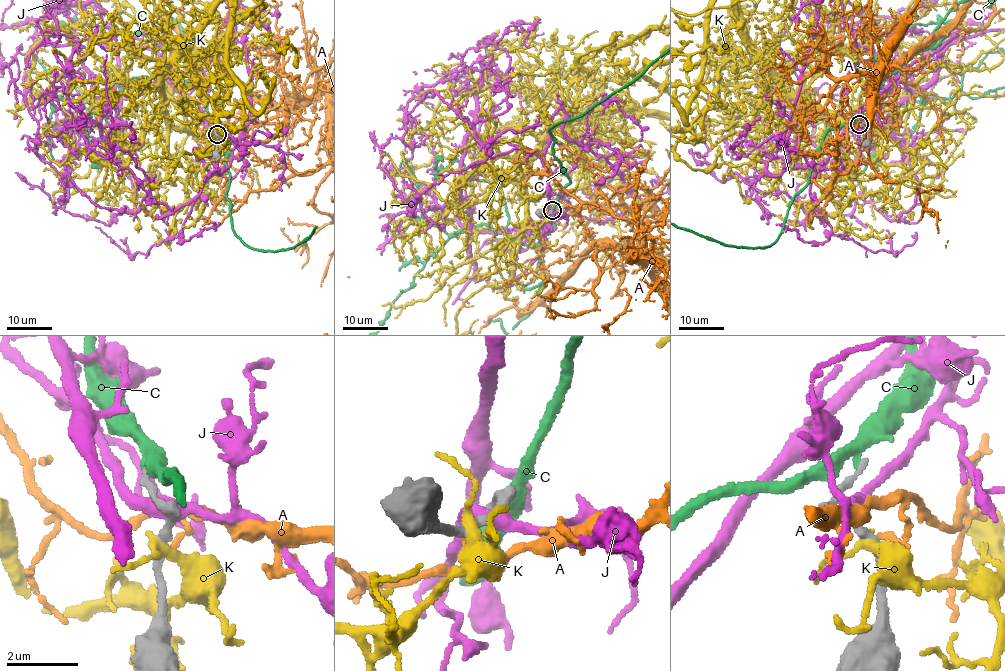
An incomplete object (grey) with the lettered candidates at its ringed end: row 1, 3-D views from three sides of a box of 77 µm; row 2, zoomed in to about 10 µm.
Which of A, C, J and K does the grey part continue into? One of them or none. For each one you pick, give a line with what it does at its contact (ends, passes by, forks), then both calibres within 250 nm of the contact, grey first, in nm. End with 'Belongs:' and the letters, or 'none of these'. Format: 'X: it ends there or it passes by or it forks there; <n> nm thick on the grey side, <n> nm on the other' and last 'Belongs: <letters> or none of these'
Belongs: none of these

